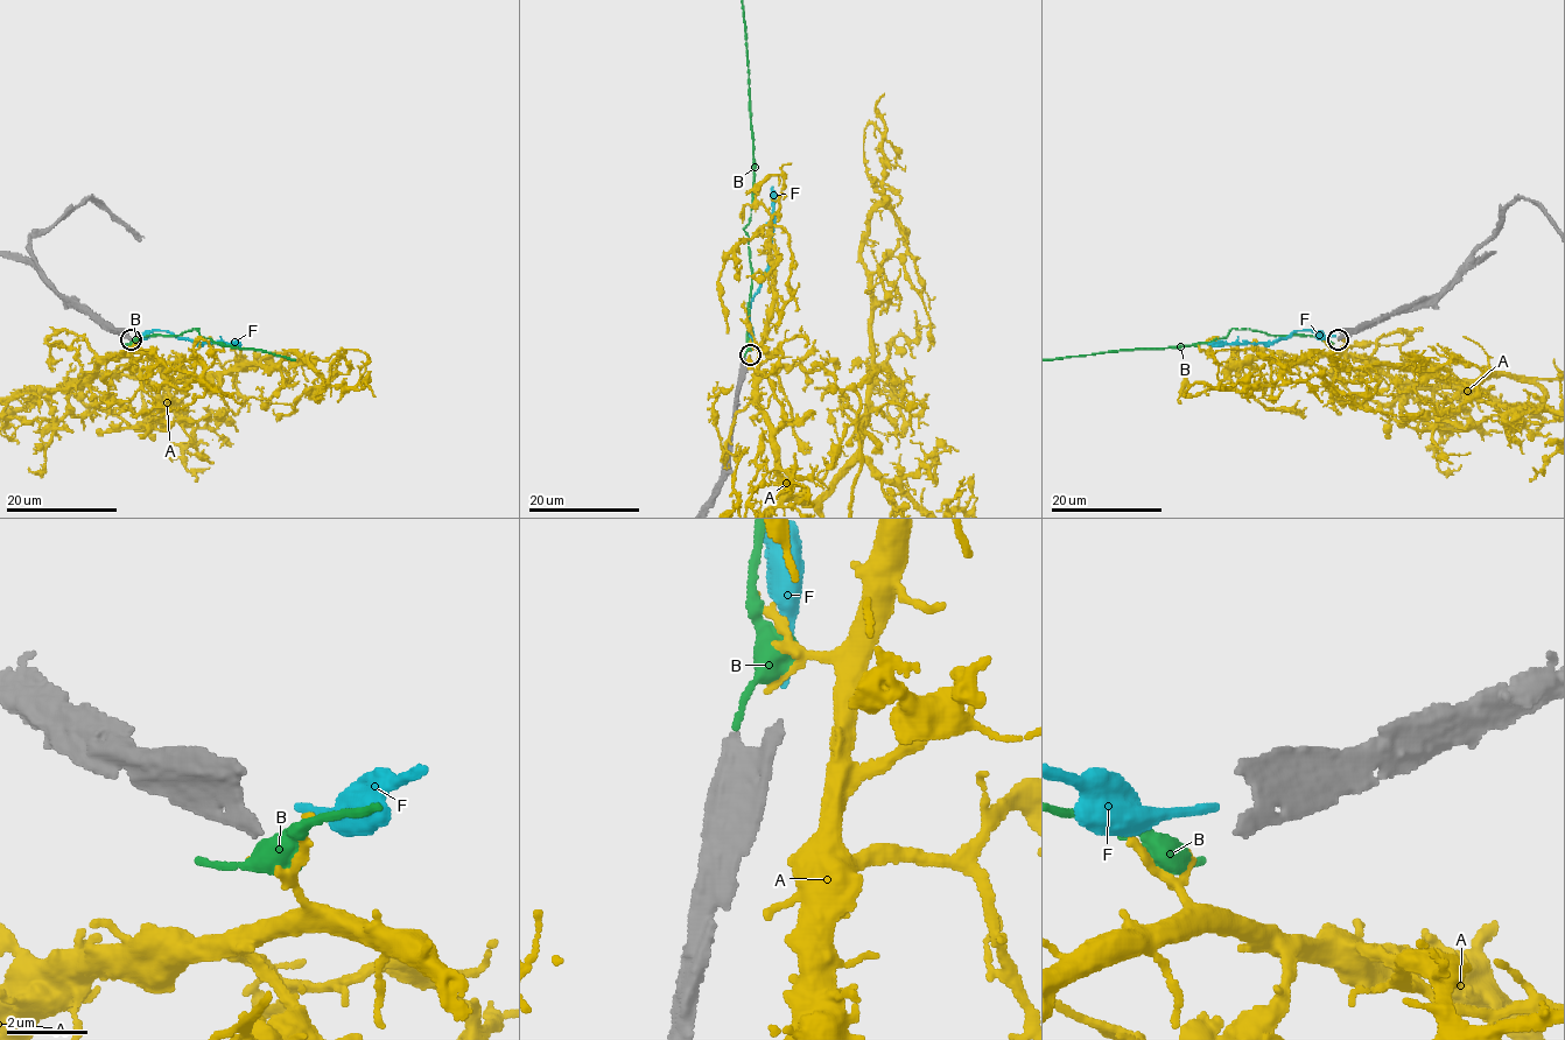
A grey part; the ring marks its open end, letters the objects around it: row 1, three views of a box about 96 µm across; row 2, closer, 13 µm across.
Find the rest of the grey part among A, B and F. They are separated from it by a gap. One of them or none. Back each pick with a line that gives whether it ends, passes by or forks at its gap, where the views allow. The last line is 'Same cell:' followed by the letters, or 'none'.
Same cell: none

